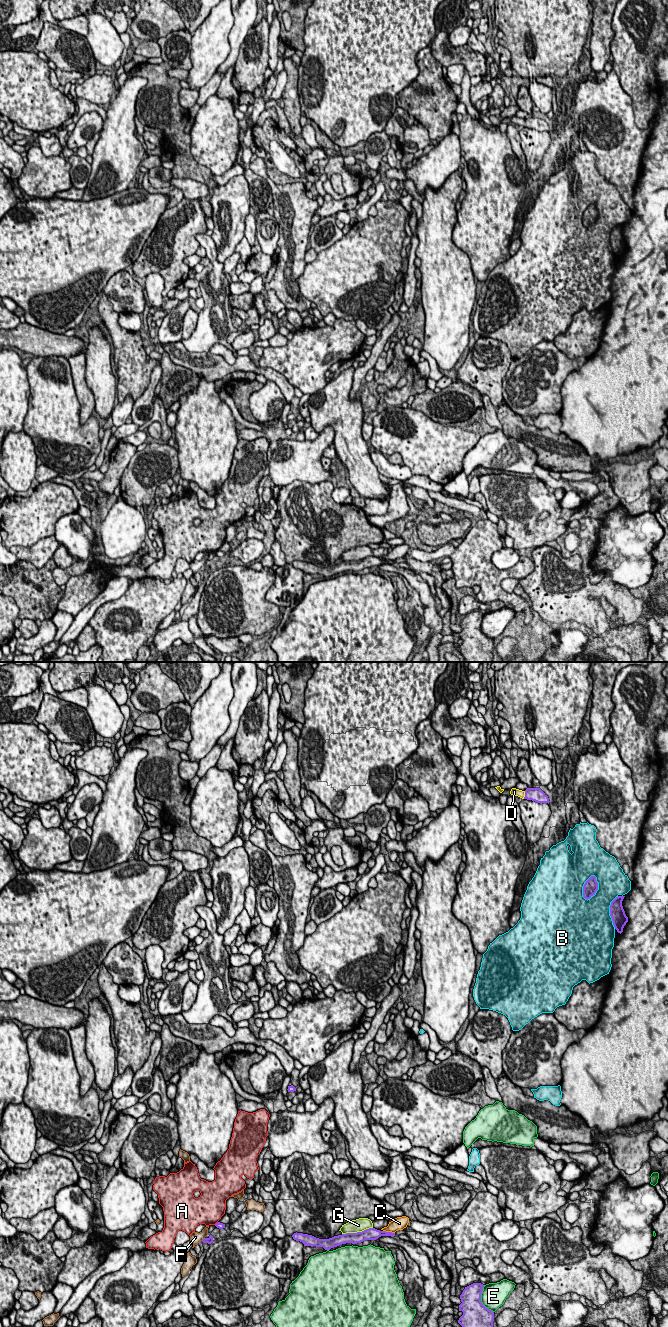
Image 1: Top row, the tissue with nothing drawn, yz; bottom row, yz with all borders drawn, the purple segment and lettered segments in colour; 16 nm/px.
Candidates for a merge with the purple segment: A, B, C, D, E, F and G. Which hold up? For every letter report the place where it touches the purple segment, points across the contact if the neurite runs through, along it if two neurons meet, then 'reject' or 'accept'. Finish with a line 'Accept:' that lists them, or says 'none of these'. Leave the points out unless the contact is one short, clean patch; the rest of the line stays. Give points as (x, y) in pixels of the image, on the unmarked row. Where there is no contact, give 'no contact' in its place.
A: contact yz (216, 551); reject
B: contact yz (597, 216); reject
C: contact yz (389, 560); reject
D: contact yz (525, 123); way yz (535, 122), (525, 123), (514, 119); accept
E: contact yz (480, 628); reject
F: contact yz (203, 567); reject
G: contact yz (357, 560); reject
Accept: D

